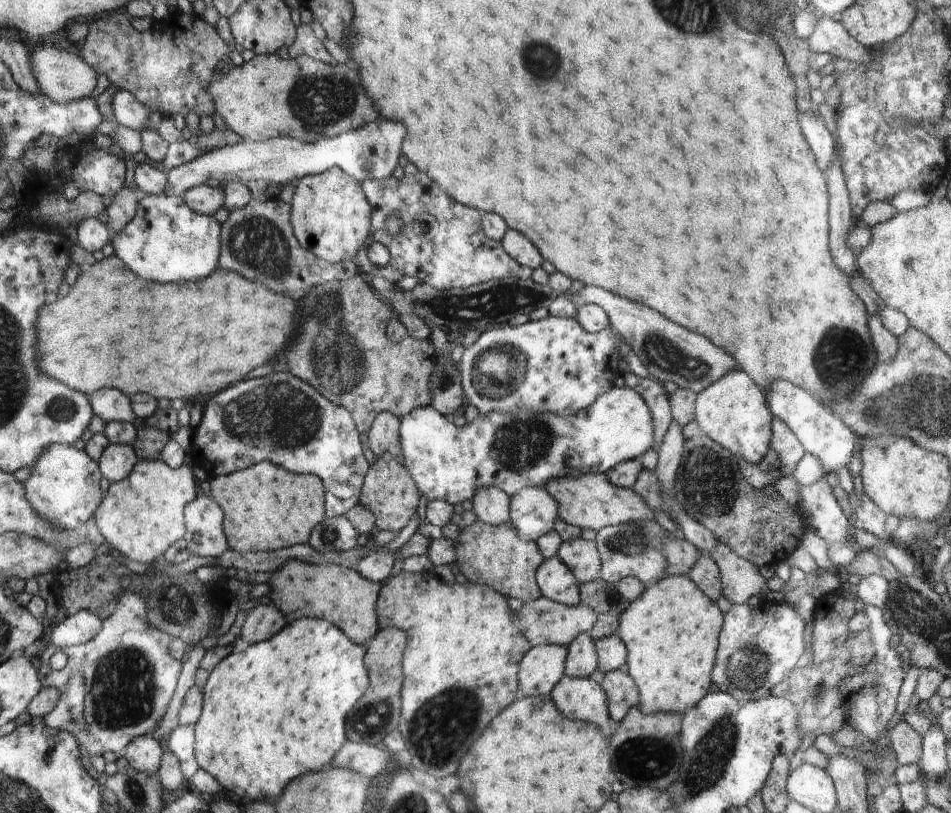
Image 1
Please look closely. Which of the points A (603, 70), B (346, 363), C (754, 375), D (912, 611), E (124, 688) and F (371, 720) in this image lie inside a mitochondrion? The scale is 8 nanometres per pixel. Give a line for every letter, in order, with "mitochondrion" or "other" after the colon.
A: other
B: mitochondrion
C: other
D: mitochondrion
E: mitochondrion
F: mitochondrion

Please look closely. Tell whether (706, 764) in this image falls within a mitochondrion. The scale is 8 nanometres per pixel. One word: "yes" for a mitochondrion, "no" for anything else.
yes

